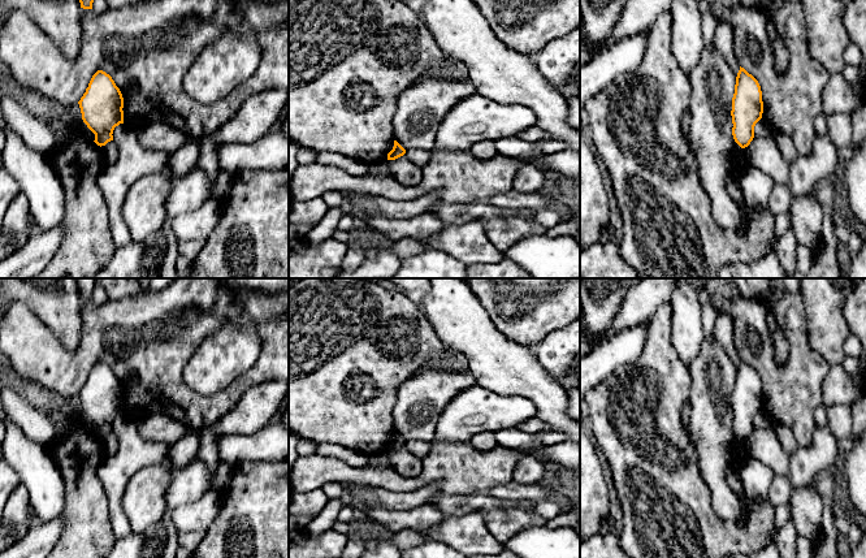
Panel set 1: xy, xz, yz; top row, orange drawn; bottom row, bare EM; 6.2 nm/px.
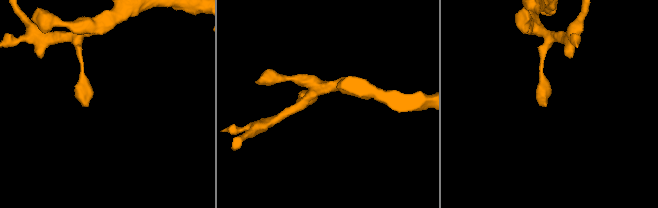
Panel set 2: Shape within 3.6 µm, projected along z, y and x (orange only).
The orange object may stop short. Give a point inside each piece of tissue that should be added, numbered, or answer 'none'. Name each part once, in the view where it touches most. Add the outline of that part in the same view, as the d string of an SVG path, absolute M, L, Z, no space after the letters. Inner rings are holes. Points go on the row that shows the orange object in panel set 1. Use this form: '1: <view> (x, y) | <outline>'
none

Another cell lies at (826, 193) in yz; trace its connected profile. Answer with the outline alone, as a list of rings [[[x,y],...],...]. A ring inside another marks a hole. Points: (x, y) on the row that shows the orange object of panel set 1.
[[[840,168],[833,178],[827,181],[824,185],[822,185],[817,191],[815,196],[818,203],[823,208],[824,215],[831,215],[833,216],[835,211],[835,194],[836,194],[836,187],[835,183],[840,182]]]

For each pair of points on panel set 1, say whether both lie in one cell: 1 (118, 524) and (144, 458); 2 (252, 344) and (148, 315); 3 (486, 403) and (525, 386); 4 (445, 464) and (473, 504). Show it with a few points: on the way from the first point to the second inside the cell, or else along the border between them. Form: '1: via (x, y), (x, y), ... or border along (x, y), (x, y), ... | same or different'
1: via (116, 506), (116, 479), (126, 468) | same
2: border along (242, 325), (226, 324), (213, 331), (191, 355) | different
3: border along (477, 384), (497, 393), (527, 397), (535, 405) | different
4: border along (480, 492), (441, 494) | different

